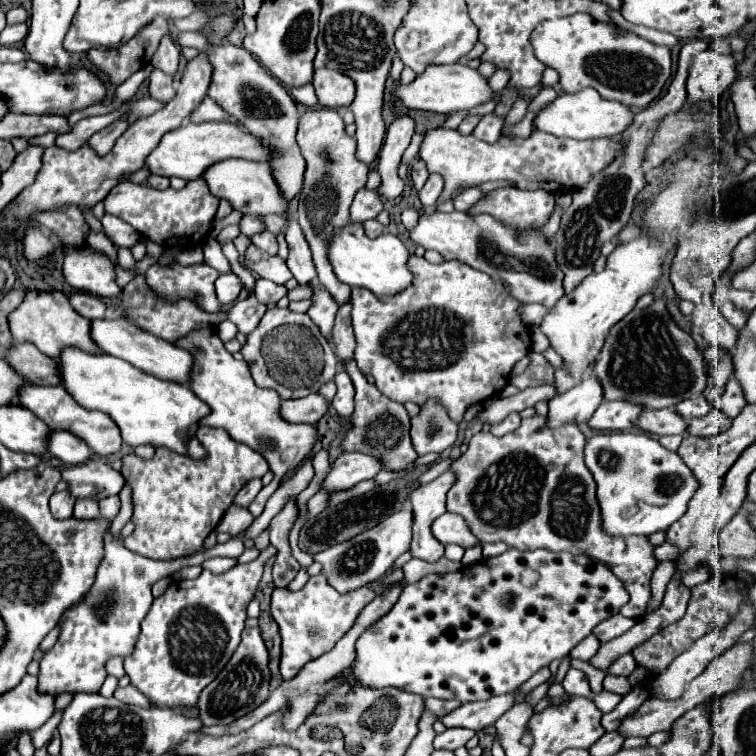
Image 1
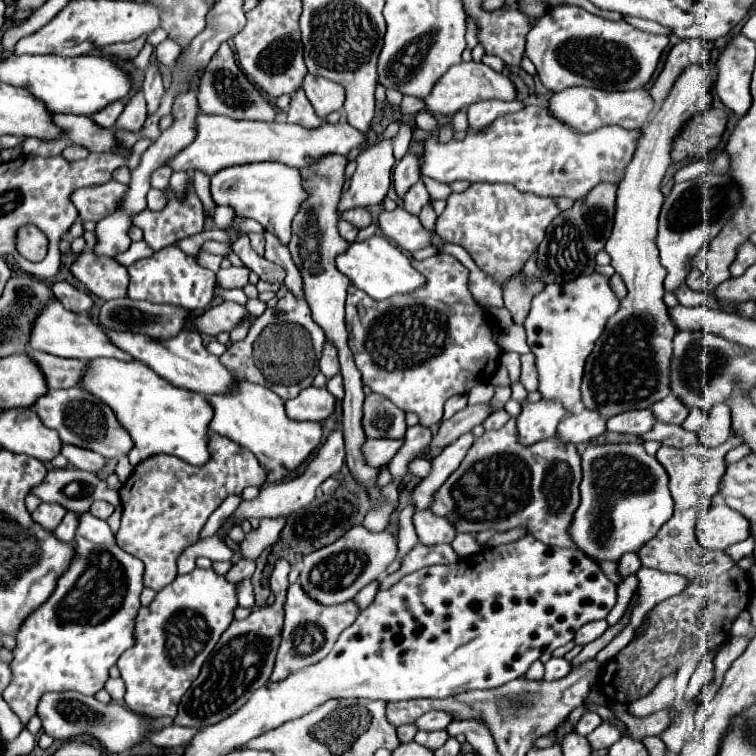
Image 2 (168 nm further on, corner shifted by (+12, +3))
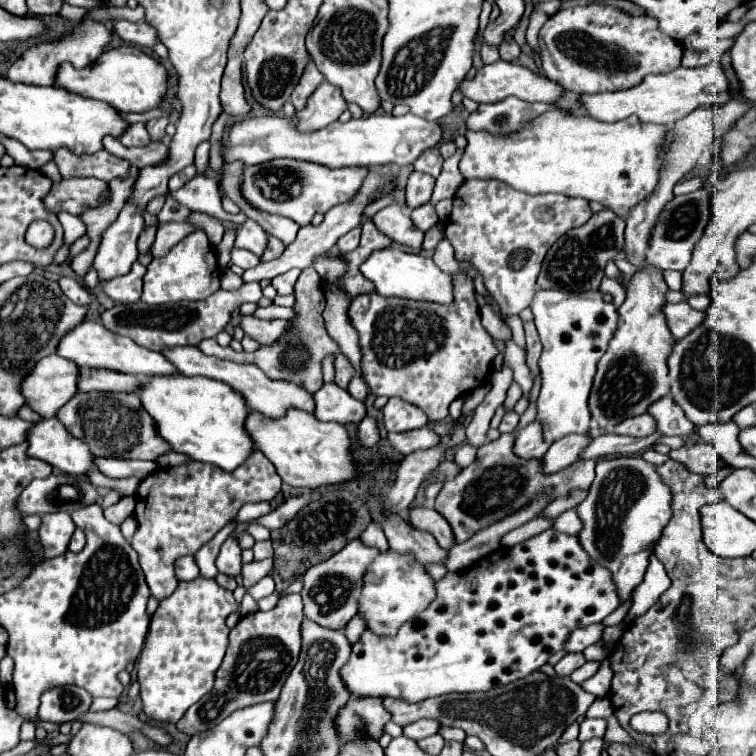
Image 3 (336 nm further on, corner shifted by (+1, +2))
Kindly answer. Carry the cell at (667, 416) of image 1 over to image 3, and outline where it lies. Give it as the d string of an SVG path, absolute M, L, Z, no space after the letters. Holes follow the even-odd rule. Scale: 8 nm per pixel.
M643 414L643 416L633 416L623 420L621 424L615 426L615 434L625 434L625 436L649 436L655 432L655 418L651 414Z

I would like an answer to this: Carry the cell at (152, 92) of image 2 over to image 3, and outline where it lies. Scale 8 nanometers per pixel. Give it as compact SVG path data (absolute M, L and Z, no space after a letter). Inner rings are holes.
M161 116L161 118L153 118L147 122L147 130L151 134L151 140L161 140L165 136L165 126L169 124L169 118L167 116Z

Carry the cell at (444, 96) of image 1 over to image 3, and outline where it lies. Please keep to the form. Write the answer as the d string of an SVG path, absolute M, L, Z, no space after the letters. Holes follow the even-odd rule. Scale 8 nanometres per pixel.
M497 60L489 66L481 66L477 70L477 74L473 78L463 78L459 82L459 92L463 94L463 98L469 98L477 104L489 104L489 102L499 102L507 96L515 96L519 100L525 100L525 102L555 102L563 88L555 82L549 82L549 78L545 76L537 76L533 74L531 70L519 66L519 64L513 64L513 62L505 62L505 60Z

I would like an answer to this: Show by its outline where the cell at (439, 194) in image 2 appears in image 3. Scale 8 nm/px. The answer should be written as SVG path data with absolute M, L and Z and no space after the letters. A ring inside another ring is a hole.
M429 148L427 152L423 152L417 160L415 160L415 170L421 170L421 172L427 172L431 174L433 178L439 178L441 174L441 168L443 168L443 158L439 154L439 148Z

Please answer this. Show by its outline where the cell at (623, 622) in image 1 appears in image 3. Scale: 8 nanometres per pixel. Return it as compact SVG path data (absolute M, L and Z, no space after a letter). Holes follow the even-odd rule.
M591 624L591 626L585 626L585 628L571 632L571 638L567 640L565 650L567 652L581 652L591 644L599 644L603 638L603 630L605 630L603 624Z

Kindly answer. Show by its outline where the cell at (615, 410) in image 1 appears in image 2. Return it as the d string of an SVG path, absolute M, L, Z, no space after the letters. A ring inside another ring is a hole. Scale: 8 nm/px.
M580 409L578 413L564 417L560 421L556 437L558 441L568 445L580 445L598 439L598 435L602 435L604 431L606 431L606 421L598 413L590 409Z

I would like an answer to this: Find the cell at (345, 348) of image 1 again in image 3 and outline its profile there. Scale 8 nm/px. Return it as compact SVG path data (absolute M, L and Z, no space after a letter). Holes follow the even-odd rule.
M341 352L335 354L335 372L337 372L337 376L335 376L335 384L341 386L341 388L345 388L345 386L349 384L349 380L357 374L355 368L351 366L351 362L347 360L347 356L341 354Z

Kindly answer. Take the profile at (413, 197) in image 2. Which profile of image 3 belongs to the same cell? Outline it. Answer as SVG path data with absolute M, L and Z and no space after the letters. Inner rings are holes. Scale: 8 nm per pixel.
M431 202L413 208L413 210L409 212L409 216L411 216L411 220L415 222L415 226L419 226L423 232L427 232L427 230L439 220L437 214L435 214L435 206L433 206Z

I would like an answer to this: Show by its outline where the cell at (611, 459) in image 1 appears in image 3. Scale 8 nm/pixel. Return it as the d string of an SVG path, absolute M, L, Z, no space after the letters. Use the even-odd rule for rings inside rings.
M617 456L597 462L597 476L591 490L577 506L583 522L577 538L595 562L611 570L621 602L627 600L643 580L655 542L659 542L665 530L663 526L667 526L673 516L671 502L671 488L659 476L657 466L641 456Z

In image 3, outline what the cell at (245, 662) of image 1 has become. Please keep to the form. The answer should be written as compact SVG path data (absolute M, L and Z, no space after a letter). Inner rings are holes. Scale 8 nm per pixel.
M283 594L279 604L269 612L258 610L251 616L241 618L241 622L229 634L227 654L215 674L215 686L199 702L195 702L185 716L175 724L183 734L197 734L199 730L209 730L219 724L231 712L251 706L255 702L277 700L279 690L295 666L295 658L301 648L299 626L303 620L303 602L301 594ZM247 688L247 690L237 690Z

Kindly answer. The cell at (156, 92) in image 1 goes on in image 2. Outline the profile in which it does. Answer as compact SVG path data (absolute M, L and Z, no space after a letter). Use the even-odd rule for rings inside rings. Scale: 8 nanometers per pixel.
M138 93L130 99L130 103L122 111L122 115L118 117L114 127L116 129L128 129L134 133L136 129L142 129L144 121L146 121L146 101L144 101L144 95Z

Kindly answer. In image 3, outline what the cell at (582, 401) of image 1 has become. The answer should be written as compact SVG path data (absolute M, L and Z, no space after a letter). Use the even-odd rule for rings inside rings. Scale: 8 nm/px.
M533 420L525 428L519 430L515 440L515 454L521 458L543 458L543 454L549 450L549 442L545 442L543 424L539 420Z

